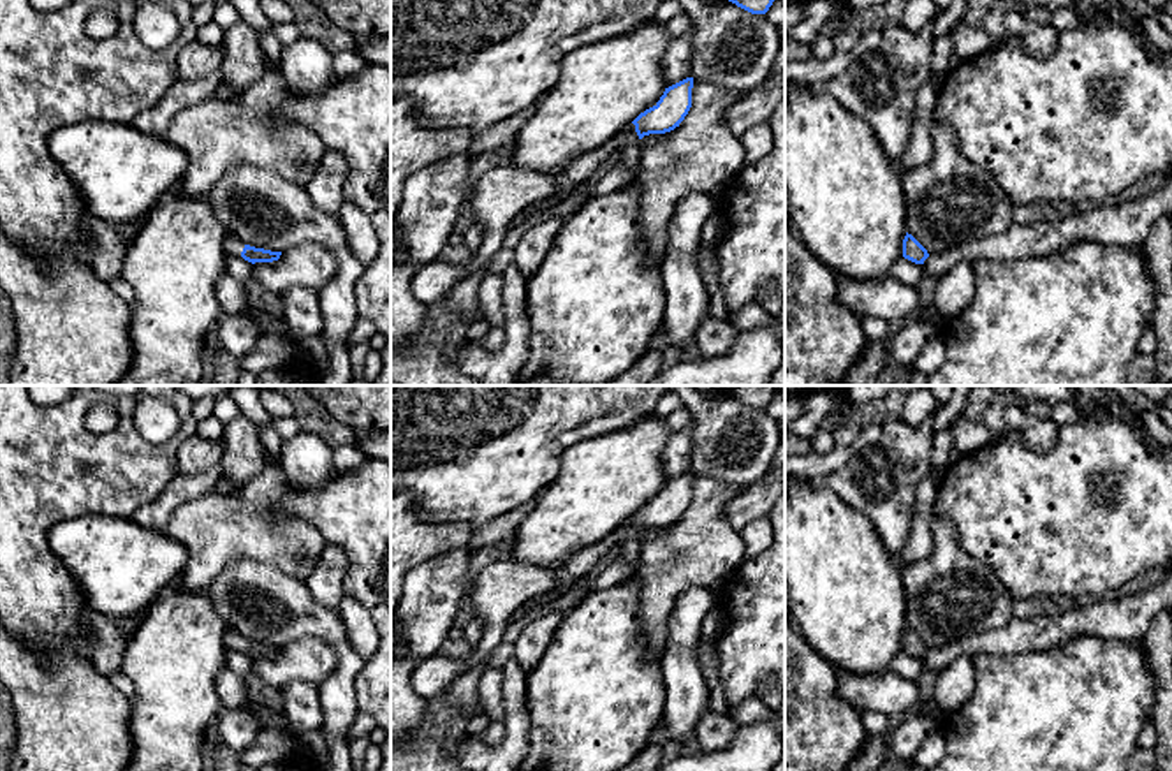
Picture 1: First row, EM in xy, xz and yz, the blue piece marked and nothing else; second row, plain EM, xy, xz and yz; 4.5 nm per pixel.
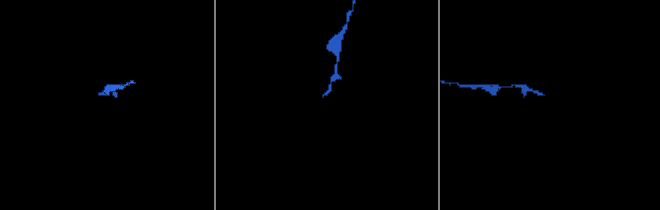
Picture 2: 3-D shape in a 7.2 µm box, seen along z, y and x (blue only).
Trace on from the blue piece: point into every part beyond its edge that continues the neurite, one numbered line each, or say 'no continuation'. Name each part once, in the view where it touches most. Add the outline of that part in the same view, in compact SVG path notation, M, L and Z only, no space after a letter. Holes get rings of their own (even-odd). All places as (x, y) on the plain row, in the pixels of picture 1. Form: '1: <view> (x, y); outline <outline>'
1: xz (629, 550); outline M630 516L621 526L626 530L626 535L616 549L618 560L637 565L641 562L641 540L635 519Z

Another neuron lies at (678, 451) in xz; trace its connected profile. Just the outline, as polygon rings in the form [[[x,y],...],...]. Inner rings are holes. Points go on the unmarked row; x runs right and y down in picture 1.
[[[693,422],[681,431],[672,433],[670,440],[663,451],[663,477],[665,482],[692,472],[692,438],[693,438]]]

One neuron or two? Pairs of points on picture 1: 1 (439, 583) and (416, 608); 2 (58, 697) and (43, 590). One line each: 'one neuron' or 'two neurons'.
1: one neuron
2: two neurons

